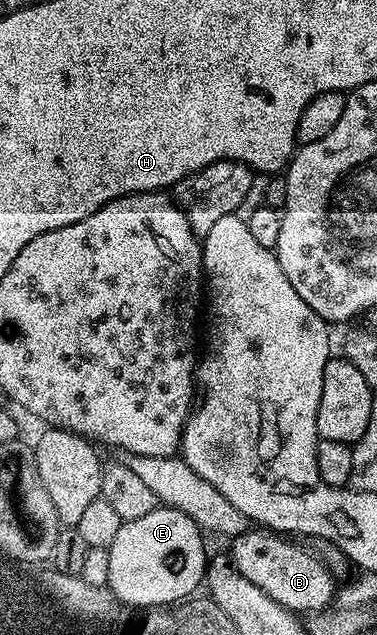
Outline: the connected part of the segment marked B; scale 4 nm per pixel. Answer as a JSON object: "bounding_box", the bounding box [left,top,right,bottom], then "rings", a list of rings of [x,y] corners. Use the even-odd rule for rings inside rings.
{"bounding_box":[231,527,334,615],"rings":[[[261,527],[254,528],[232,538],[231,564],[243,575],[243,579],[251,579],[251,583],[255,583],[259,591],[271,595],[271,599],[275,599],[275,603],[279,603],[284,609],[298,615],[312,615],[330,608],[334,604],[333,574],[316,552],[308,553],[303,546],[296,545],[293,541],[296,540]]]}

